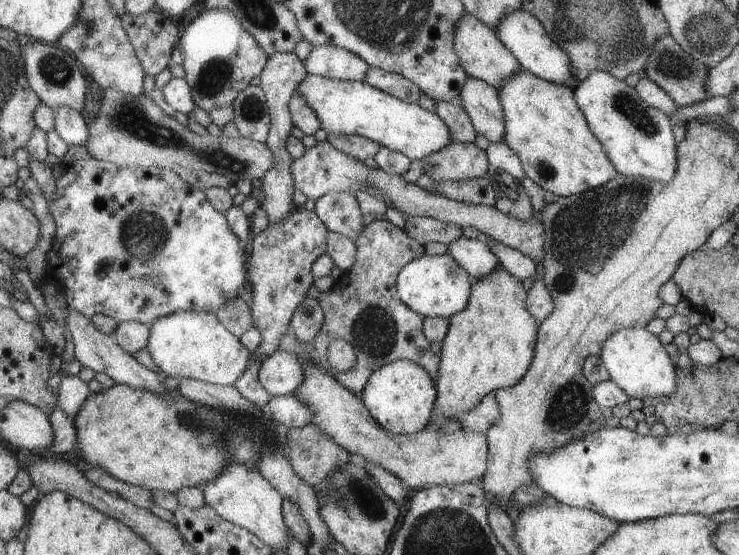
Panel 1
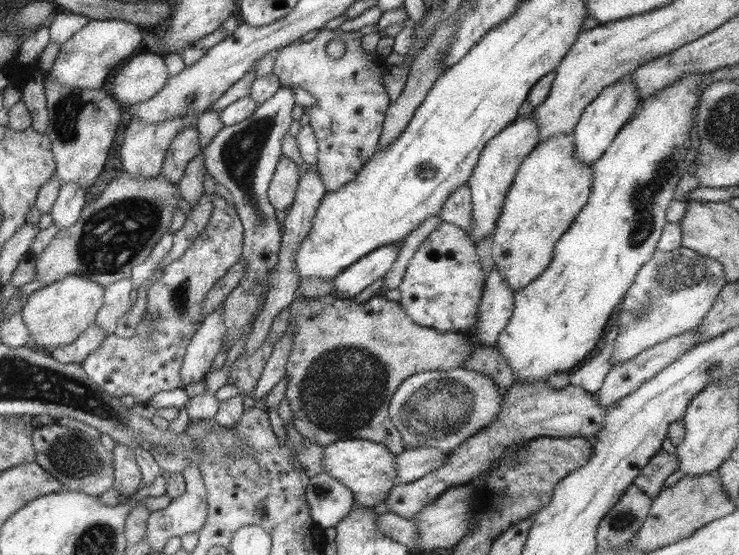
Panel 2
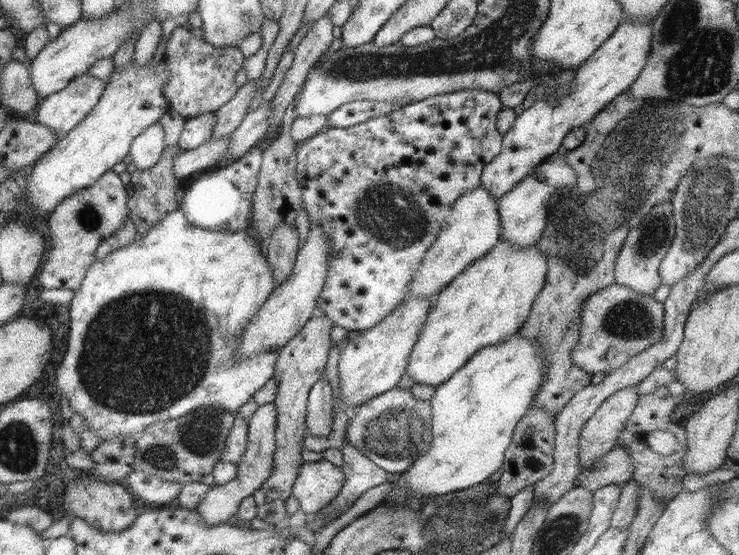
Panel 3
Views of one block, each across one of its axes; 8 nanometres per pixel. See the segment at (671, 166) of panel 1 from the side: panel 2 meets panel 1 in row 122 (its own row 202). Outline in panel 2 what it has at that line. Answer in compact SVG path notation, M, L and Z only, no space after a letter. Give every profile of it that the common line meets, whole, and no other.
M689 73L641 100L641 108L617 131L617 135L609 144L609 147L601 154L601 157L597 158L597 161L593 162L593 183L591 183L589 199L575 216L568 229L555 242L551 262L549 262L545 271L538 278L529 282L528 286L514 292L514 305L510 319L507 321L505 328L499 333L498 340L494 345L502 356L502 360L510 366L517 381L545 381L549 374L557 371L567 371L575 364L579 364L581 360L585 360L585 356L599 342L611 312L615 310L617 304L620 304L641 266L651 258L653 251L656 249L655 245L661 236L662 228L666 223L665 211L669 206L669 202L674 200L673 192L677 182L686 174L686 164L689 162L690 157L693 156L693 147L689 144L689 135L691 135L691 129L694 128L696 108L700 101L700 94L698 94L696 88L702 84L704 78L706 78L705 73Z

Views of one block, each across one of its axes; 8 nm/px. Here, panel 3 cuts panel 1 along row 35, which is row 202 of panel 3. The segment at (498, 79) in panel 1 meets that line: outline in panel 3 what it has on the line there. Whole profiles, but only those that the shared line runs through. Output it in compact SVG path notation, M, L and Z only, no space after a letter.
M480 186L471 190L471 192L465 192L462 196L451 206L451 213L449 217L441 226L441 230L439 231L439 237L435 239L435 243L425 251L425 257L421 259L421 265L417 268L415 275L410 279L409 282L409 291L407 291L407 295L403 296L403 299L399 301L399 304L403 302L403 300L407 300L409 296L415 296L415 298L419 298L419 296L434 296L435 294L439 294L440 290L445 288L445 286L449 285L449 282L452 282L467 266L470 266L473 260L477 260L477 258L481 258L485 252L489 252L495 243L500 240L501 234L501 223L499 223L499 216L496 210L497 204L496 201L488 196L489 192L487 190L483 190Z

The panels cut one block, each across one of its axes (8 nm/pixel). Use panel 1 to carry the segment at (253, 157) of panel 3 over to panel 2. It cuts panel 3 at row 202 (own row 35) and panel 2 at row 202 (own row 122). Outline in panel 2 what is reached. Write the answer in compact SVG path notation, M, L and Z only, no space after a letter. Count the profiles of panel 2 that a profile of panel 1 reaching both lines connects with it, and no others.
M214 196L212 206L203 231L178 259L163 268L159 280L147 288L146 308L133 335L127 339L114 333L106 335L99 348L77 364L103 392L114 397L131 395L145 403L156 392L180 386L182 356L189 339L199 328L203 299L238 261L243 248L244 228L233 204Z

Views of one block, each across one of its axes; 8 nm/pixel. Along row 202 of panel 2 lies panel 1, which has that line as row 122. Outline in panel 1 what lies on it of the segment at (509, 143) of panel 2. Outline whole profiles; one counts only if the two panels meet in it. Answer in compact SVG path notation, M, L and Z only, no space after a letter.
M467 77L456 100L465 110L477 134L491 144L503 140L504 115L497 89L481 80Z

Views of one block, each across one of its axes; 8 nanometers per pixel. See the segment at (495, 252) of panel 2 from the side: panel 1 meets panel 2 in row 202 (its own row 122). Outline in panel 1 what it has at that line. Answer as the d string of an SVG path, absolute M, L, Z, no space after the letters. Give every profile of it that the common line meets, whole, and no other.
M519 69L498 90L499 101L503 108L504 134L502 142L515 152L519 158L524 177L535 182L544 193L549 192L555 197L567 197L599 188L617 176L613 164L607 160L601 144L589 132L583 112L577 106L572 88L565 88L563 84L545 82L531 72Z

